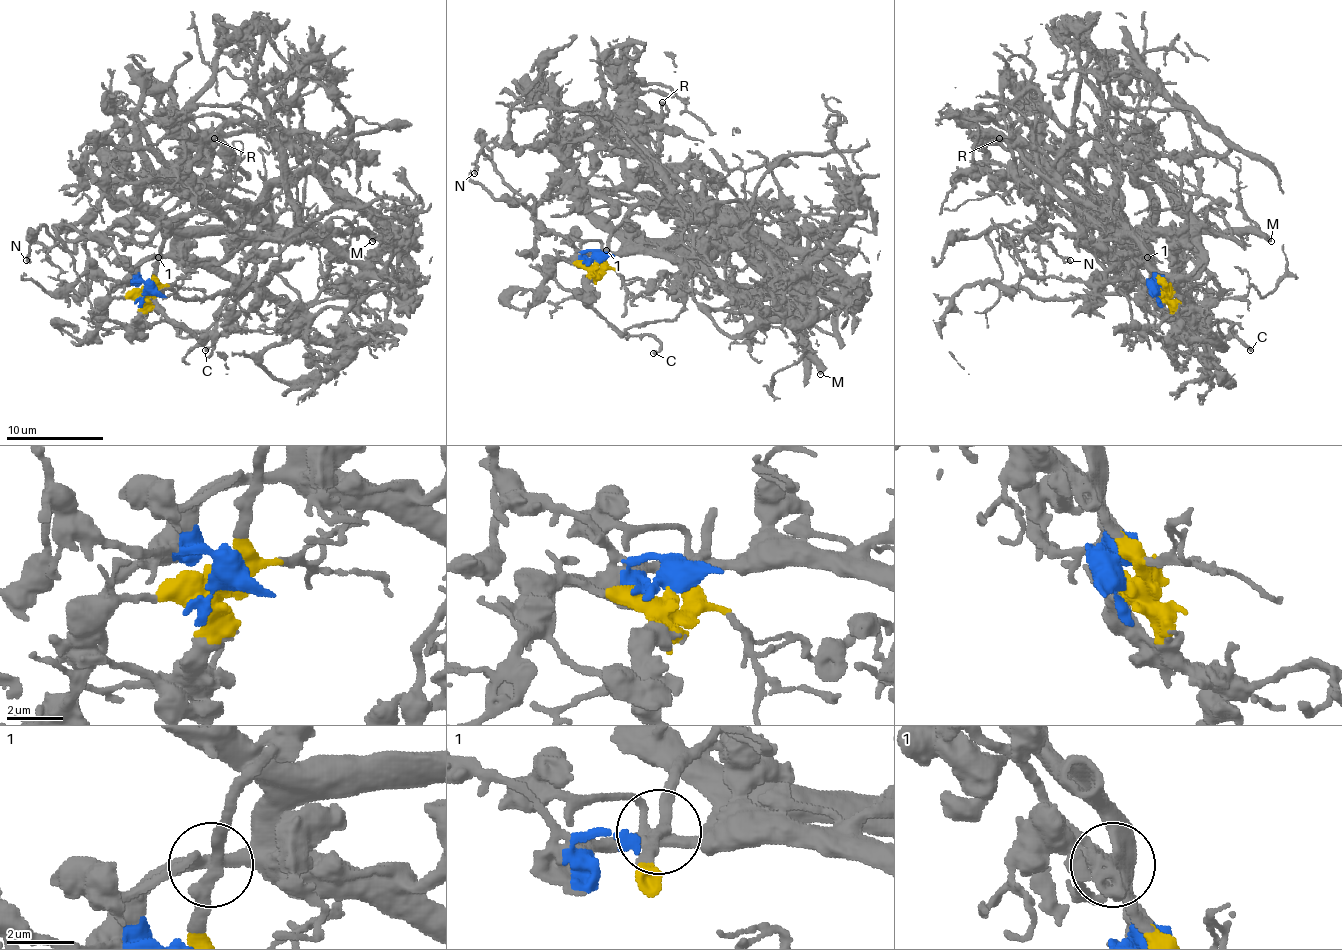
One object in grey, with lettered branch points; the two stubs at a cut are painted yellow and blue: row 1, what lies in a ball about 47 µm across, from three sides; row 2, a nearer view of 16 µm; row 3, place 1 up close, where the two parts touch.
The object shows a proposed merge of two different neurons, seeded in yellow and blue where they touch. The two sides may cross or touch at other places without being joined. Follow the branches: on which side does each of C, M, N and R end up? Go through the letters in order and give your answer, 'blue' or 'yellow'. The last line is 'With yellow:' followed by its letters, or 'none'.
C: yellow
M: yellow
N: blue
R: yellow
With yellow: C, M, R

